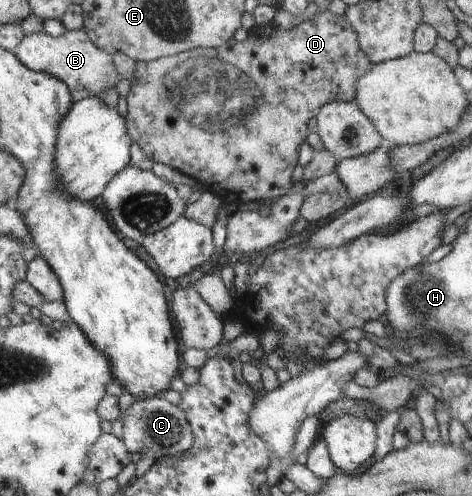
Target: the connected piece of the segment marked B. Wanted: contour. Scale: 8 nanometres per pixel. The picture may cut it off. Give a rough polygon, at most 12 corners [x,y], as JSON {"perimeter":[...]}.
{"perimeter":[[83,29],[25,36],[28,68],[96,97],[122,76]]}

